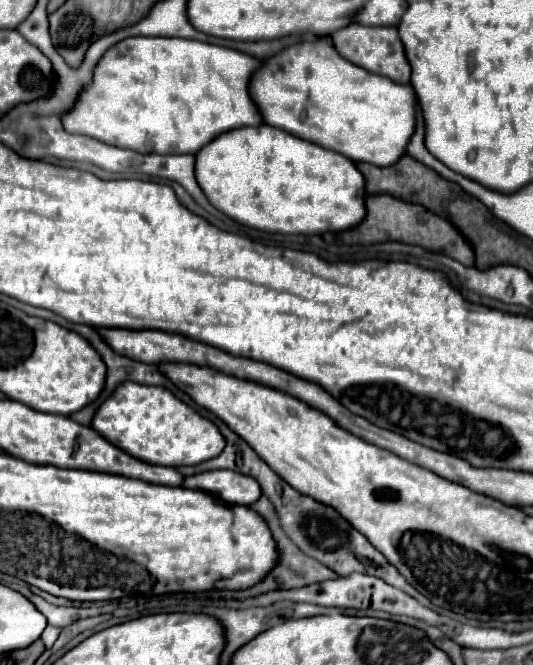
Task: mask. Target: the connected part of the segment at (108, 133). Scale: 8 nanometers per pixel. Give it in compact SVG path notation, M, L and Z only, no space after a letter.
M125 38L97 64L93 80L83 88L79 102L63 116L71 134L85 134L103 144L155 154L197 154L225 130L263 124L261 112L249 94L249 84L263 62L239 50L211 46L185 38Z

